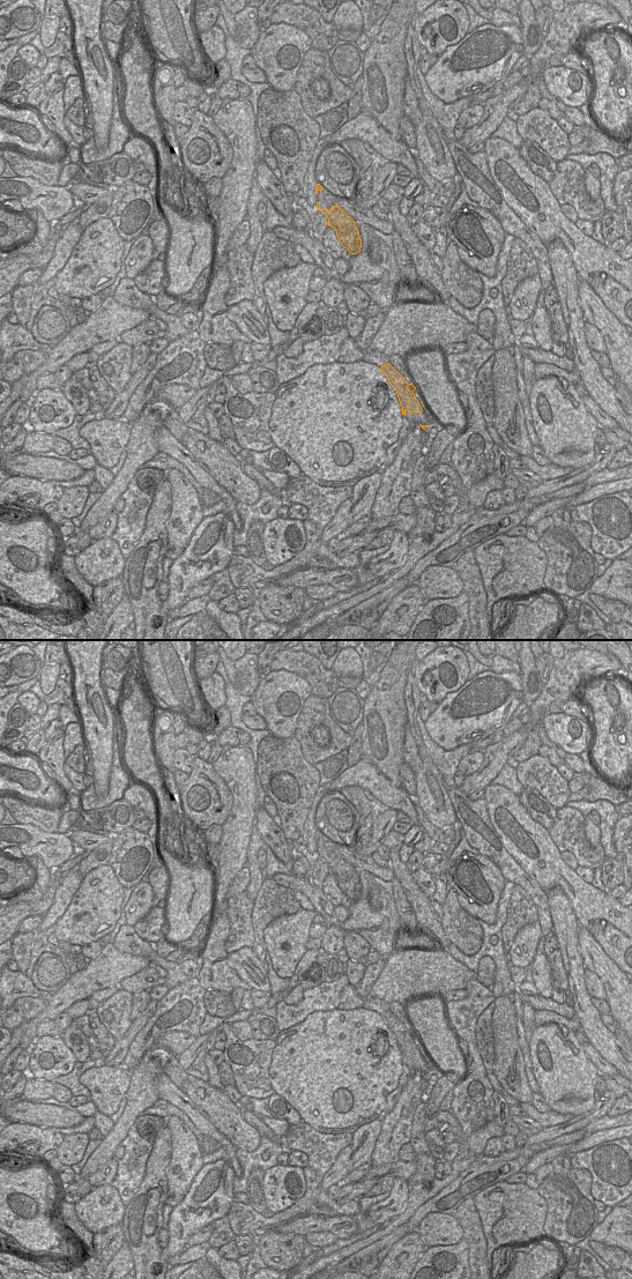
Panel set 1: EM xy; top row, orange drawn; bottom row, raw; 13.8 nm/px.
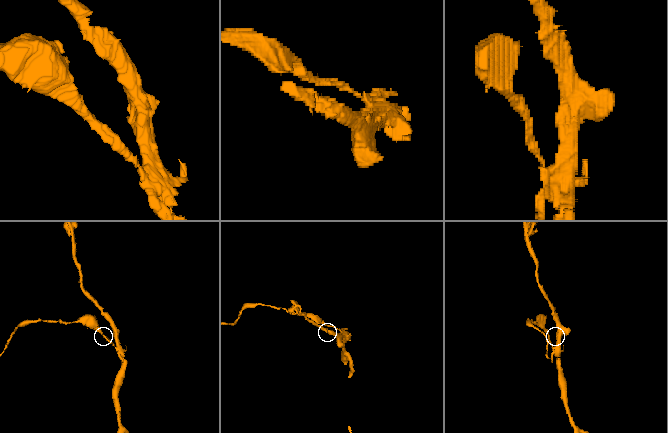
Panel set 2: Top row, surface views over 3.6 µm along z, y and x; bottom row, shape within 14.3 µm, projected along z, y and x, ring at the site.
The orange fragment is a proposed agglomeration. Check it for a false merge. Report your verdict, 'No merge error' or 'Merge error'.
Merge error

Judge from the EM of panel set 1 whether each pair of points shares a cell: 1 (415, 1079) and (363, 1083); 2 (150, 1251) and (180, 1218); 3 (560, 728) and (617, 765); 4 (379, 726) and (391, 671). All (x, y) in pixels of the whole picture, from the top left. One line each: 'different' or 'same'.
1: different
2: different
3: different
4: same

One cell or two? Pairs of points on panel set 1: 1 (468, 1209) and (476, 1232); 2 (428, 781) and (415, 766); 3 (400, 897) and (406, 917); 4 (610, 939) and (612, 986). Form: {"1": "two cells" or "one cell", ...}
{"1": "one cell", "2": "two cells", "3": "one cell", "4": "two cells"}

